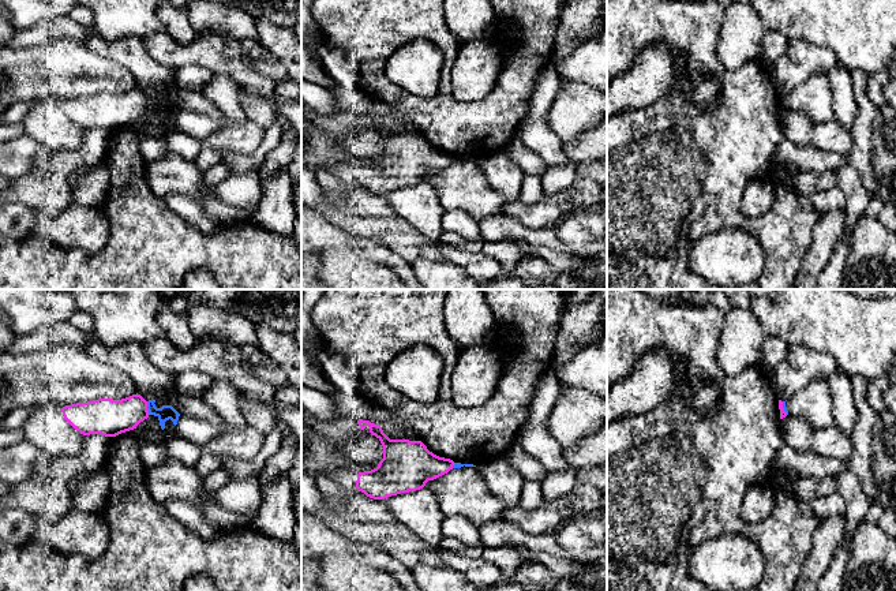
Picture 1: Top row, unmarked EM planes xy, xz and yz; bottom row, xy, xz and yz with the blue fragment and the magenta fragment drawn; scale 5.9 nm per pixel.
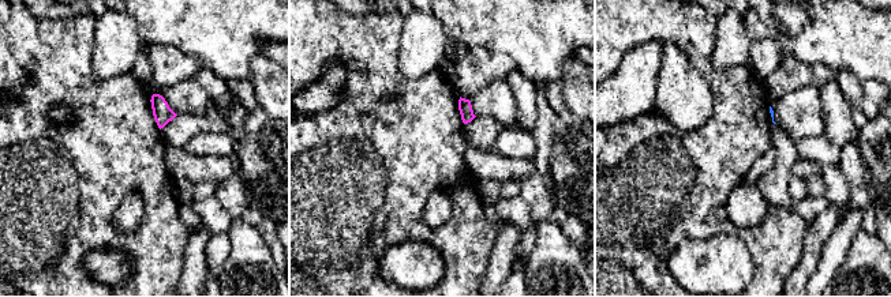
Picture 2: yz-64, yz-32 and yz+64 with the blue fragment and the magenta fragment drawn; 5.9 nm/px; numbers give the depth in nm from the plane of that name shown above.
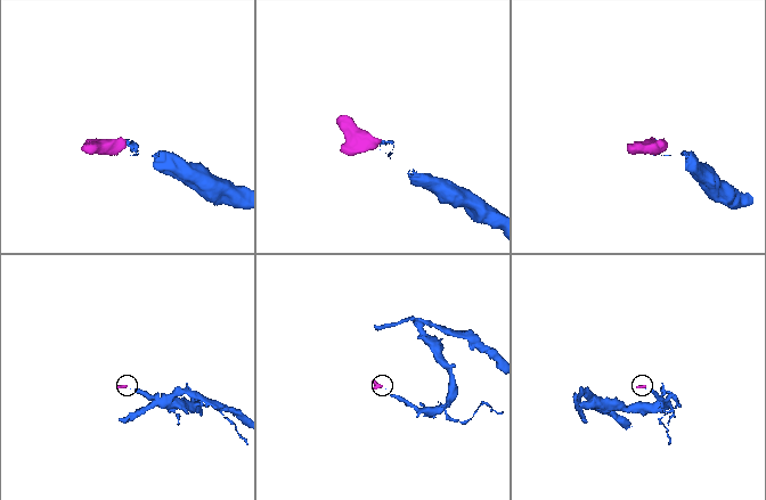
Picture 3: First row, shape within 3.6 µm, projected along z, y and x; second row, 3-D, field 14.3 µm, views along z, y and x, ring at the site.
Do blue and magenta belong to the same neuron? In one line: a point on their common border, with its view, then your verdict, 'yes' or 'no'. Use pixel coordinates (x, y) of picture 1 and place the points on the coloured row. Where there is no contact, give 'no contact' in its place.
meets blue in xy at (147, 408); no

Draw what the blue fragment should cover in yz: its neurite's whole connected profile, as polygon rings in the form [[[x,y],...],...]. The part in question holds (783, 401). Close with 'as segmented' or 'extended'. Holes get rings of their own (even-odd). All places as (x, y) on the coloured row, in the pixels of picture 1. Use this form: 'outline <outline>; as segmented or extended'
outline [[[825,379],[813,381],[783,401],[787,415],[805,418],[814,430],[835,427],[832,394]]]; extended

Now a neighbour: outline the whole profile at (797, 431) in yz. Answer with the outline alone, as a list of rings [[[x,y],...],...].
[[[787,415],[781,419],[781,433],[784,444],[796,452],[809,452],[814,427],[801,416]]]

